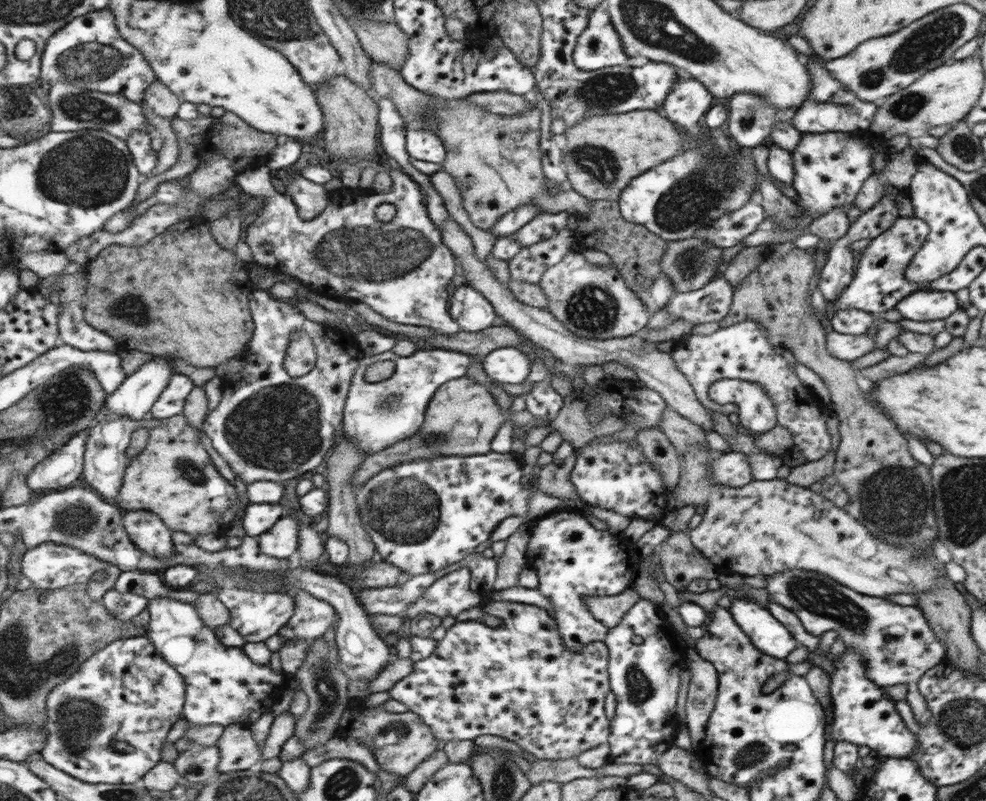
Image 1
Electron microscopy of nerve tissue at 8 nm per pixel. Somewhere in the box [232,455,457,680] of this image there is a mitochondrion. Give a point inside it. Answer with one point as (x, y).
(405, 511)

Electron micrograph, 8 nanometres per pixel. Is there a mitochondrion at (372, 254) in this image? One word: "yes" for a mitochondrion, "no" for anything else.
yes

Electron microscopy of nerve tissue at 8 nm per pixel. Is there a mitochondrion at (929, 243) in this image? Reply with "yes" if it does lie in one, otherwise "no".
no

